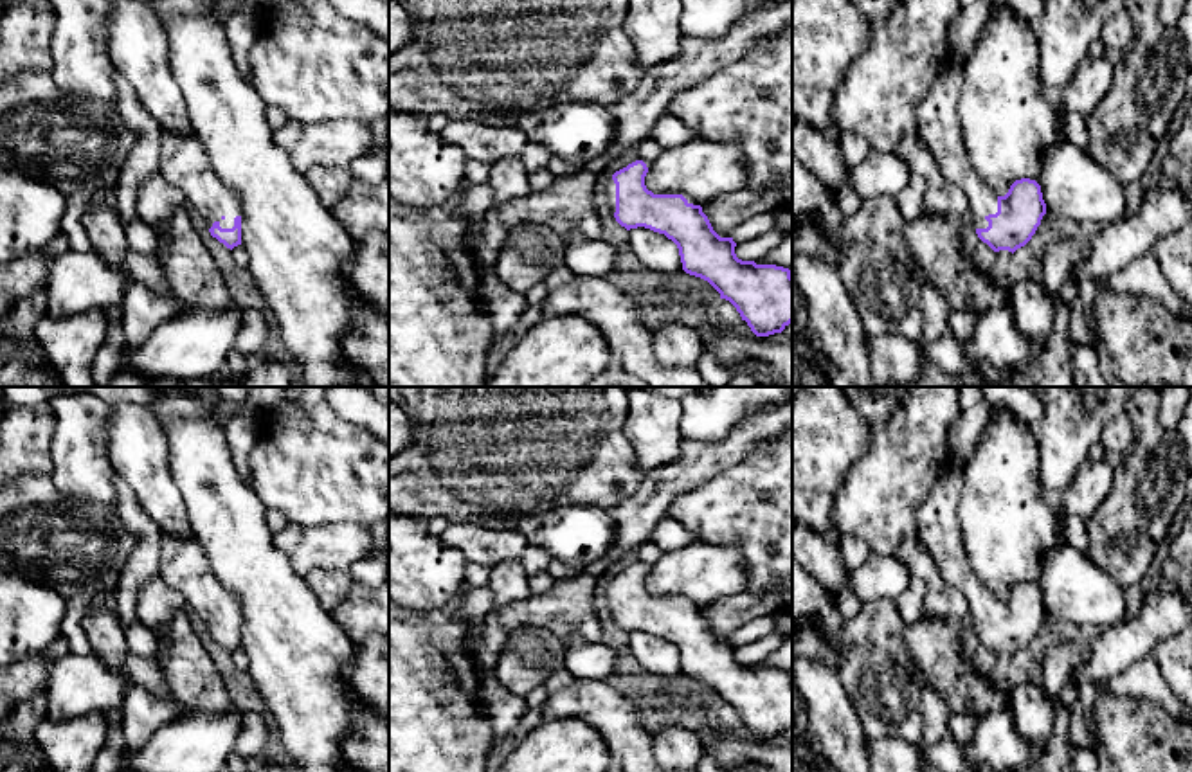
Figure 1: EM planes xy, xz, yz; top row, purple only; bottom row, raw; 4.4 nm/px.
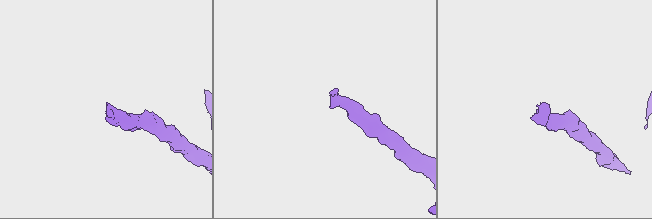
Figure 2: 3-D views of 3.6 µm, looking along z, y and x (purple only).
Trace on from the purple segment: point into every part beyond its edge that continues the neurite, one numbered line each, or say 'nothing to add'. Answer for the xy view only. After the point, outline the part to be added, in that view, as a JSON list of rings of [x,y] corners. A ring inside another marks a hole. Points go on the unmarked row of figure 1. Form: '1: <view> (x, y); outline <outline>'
1: xy (184, 567); outline [[[160,534],[160,578],[164,583],[185,597],[207,632],[214,624],[221,632],[232,632],[234,621],[243,617],[243,605],[238,596],[221,587],[202,545],[193,536]]]

